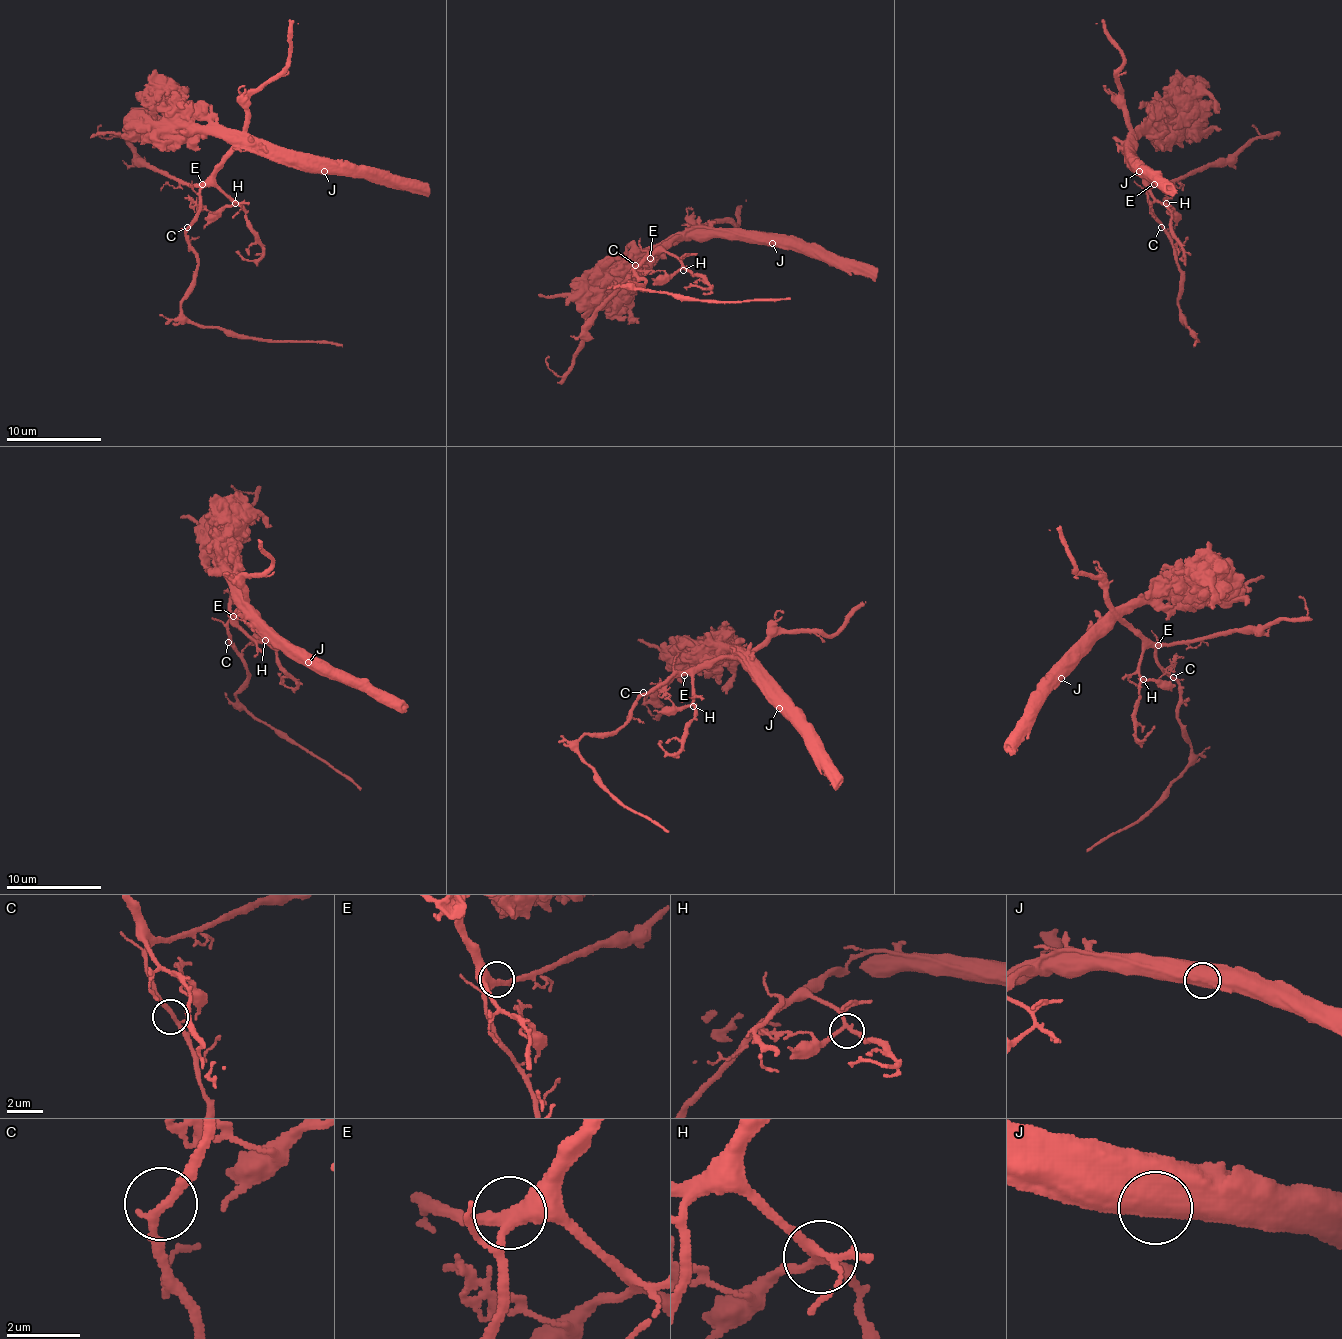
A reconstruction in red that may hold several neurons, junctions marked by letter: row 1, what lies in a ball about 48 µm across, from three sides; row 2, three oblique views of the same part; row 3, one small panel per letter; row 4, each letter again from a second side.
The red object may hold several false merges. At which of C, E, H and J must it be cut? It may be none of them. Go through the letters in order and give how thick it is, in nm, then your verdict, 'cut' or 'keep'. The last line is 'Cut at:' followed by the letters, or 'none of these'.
C: 240 nm thick; keep
E: 340 nm thick; keep
H: 200 nm thick; keep
J: 800 nm thick; cut
Cut at: J

